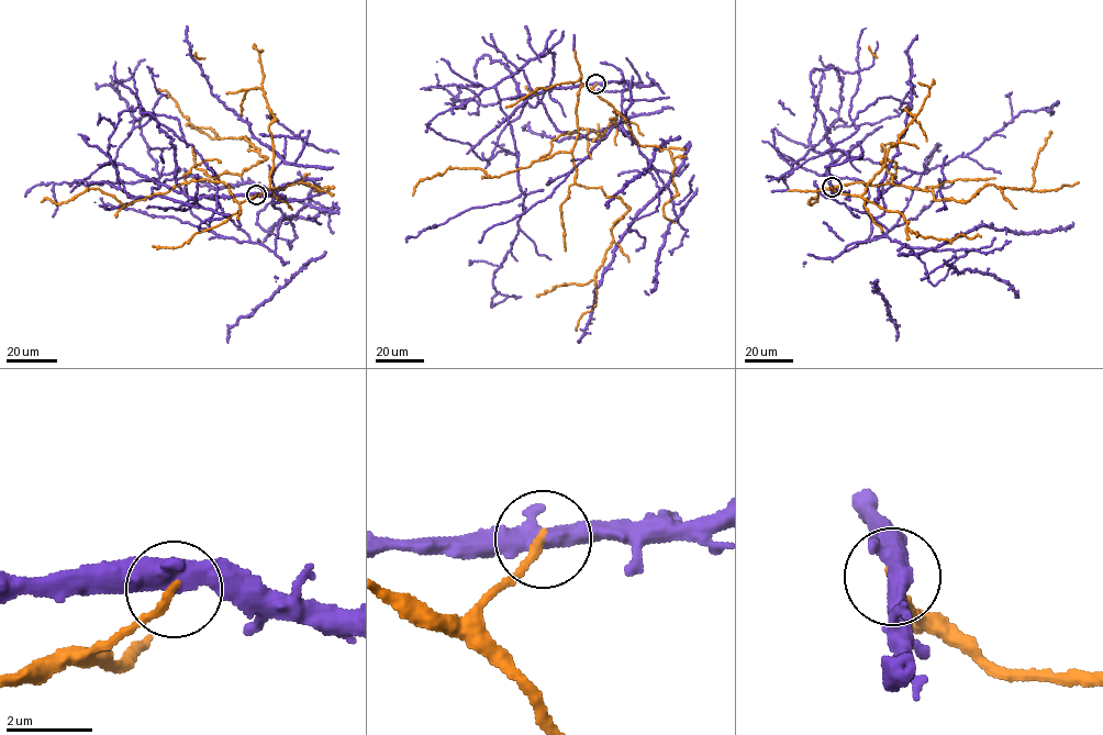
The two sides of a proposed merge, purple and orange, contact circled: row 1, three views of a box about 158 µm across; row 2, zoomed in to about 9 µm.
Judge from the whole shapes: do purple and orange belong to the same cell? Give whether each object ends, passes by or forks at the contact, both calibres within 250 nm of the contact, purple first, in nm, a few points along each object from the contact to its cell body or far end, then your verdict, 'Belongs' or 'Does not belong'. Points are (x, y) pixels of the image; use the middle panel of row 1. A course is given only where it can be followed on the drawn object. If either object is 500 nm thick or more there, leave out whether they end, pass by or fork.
Thickness 500 nm (purple) against 190 nm. Course of purple: (597, 84), (508, 117), (494, 87), (455, 108), (459, 87), (485, 107), (524, 100), (488, 163), (425, 124). Course of orange: (597, 84), (580, 87), (575, 182), (600, 188), (628, 211), (613, 226), (594, 279), (536, 296). Belongs

